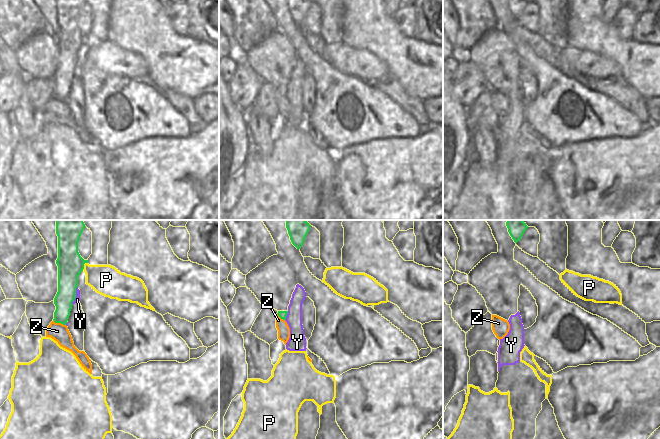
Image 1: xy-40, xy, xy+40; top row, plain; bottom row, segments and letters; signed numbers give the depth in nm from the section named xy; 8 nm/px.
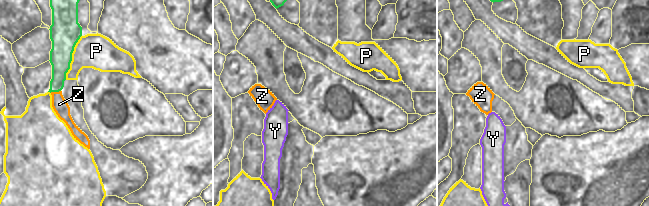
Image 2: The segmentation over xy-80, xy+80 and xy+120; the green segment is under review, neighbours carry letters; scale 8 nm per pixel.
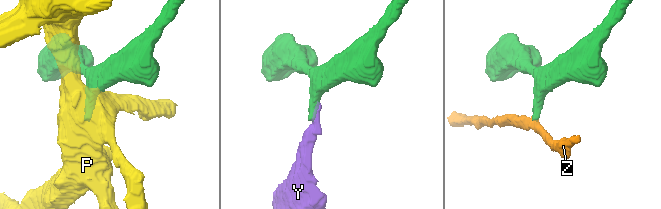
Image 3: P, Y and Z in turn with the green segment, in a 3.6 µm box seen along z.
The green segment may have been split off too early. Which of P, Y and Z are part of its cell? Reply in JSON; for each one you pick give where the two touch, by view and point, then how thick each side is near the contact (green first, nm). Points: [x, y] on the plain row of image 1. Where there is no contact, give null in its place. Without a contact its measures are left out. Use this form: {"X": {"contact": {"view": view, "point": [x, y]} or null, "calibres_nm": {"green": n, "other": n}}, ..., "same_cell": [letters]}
{"Y": {"contact": {"view": "xy-40", "point": [75, 71]}, "calibres_nm": {"green": 200, "other": 50}}, "same_cell": ["Y"]}

